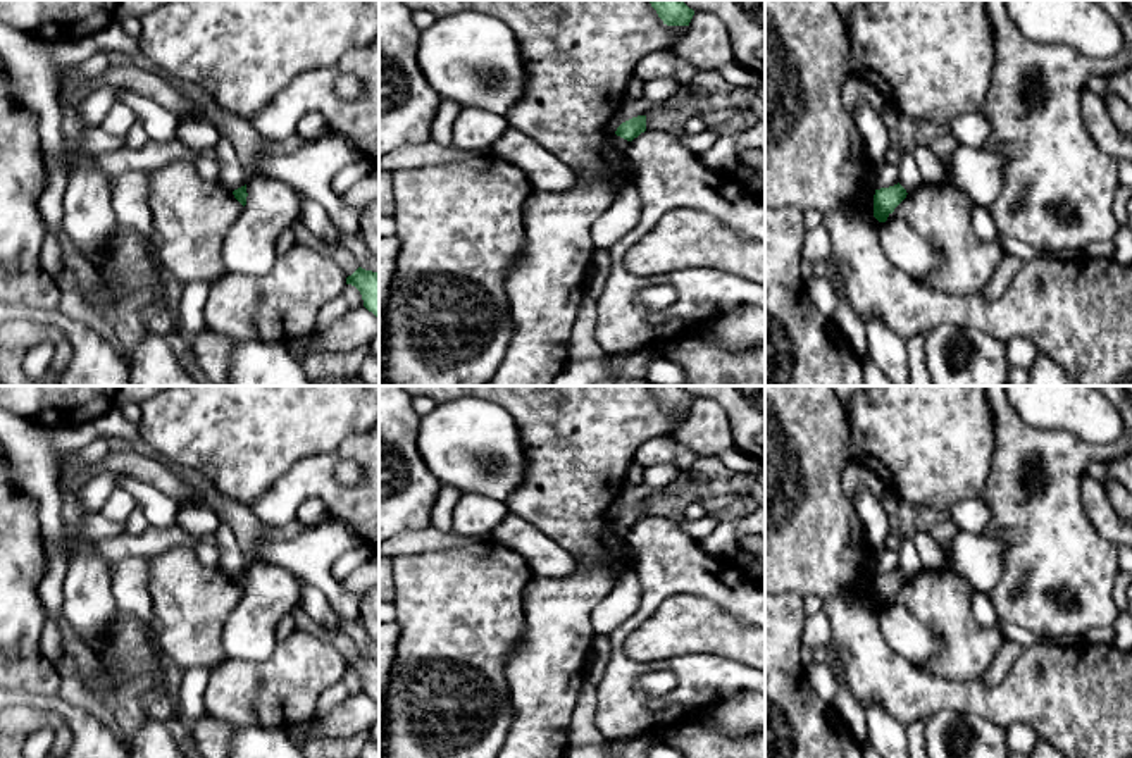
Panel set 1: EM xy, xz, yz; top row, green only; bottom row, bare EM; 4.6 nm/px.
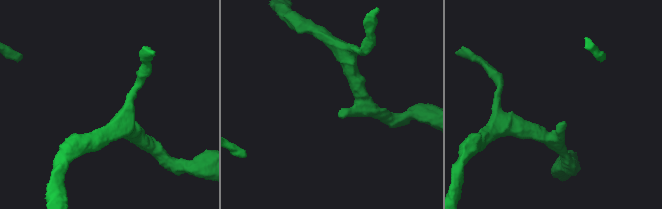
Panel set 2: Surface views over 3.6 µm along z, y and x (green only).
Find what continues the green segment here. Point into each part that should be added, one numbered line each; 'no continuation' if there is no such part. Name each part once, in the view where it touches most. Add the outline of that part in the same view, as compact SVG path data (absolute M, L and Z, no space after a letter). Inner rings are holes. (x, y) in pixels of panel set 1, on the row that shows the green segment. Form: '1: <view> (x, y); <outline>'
no continuation

